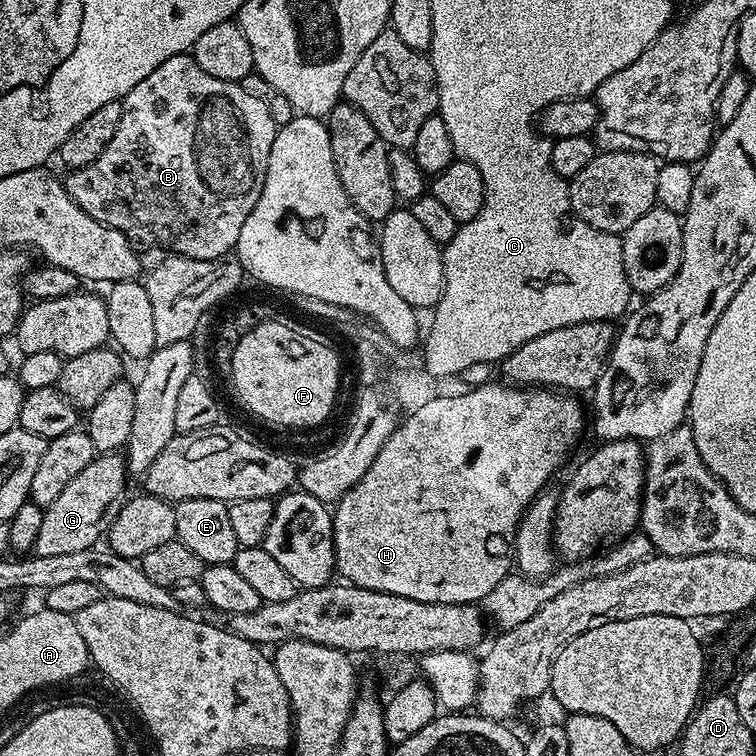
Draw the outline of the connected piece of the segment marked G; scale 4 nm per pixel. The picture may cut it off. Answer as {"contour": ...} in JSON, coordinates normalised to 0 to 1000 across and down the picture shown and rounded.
{"contour":[[[128,601],[110,619],[108,627],[97,632],[82,647],[82,653],[77,653],[77,659],[71,659],[71,664],[66,664],[66,669],[58,673],[46,734],[99,733],[103,728],[128,724],[167,660],[164,649],[168,648],[169,639],[169,615],[163,602]]]}

